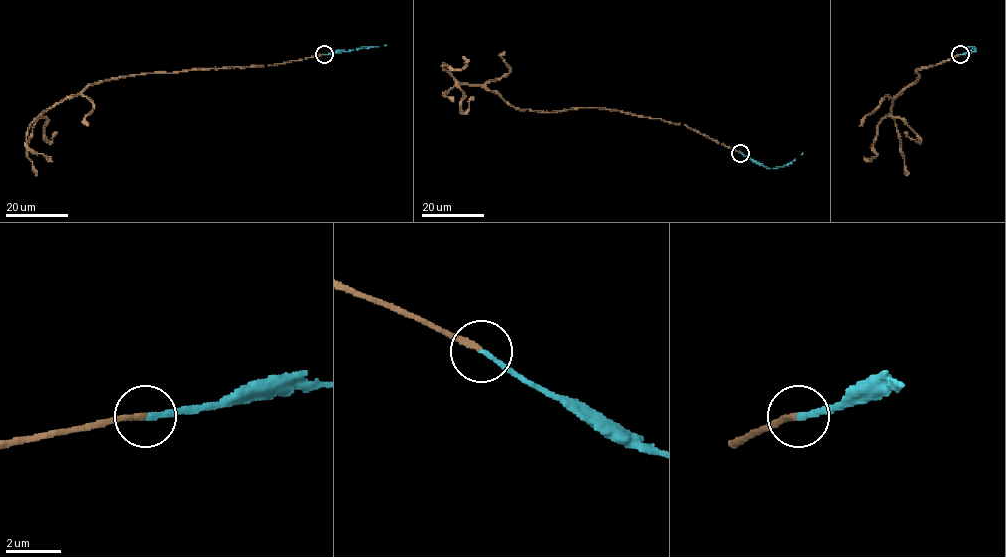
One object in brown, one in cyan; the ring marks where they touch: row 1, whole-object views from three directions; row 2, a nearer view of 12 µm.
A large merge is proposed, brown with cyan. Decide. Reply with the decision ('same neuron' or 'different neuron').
same neuron

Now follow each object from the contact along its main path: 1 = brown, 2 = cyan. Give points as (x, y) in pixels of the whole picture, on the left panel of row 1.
1: (324, 55), (91, 83), (30, 124), (26, 145), (46, 157)
2: (324, 55), (386, 45)

